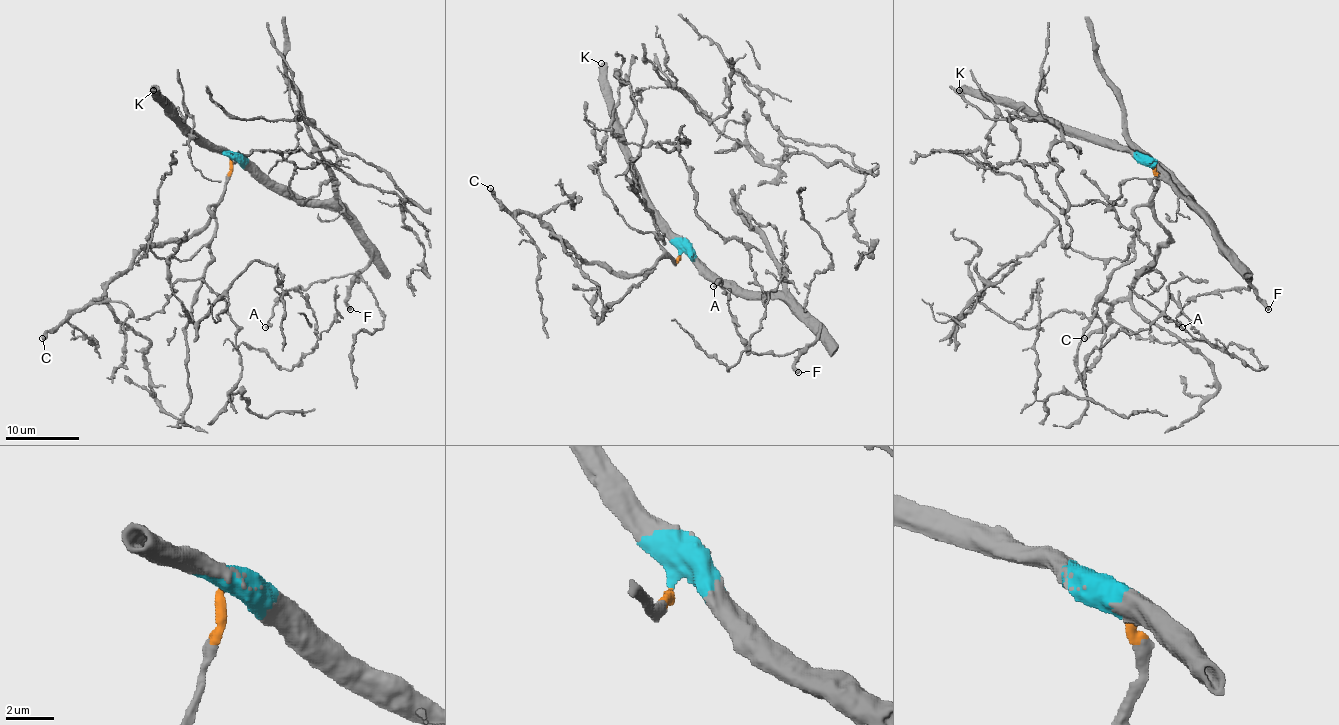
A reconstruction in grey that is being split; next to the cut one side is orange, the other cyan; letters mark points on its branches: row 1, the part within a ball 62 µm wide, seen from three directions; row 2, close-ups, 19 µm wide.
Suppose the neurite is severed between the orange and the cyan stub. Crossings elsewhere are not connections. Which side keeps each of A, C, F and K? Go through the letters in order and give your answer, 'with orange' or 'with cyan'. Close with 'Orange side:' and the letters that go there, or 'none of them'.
A: with cyan
C: with orange
F: with cyan
K: with cyan
Orange side: C

